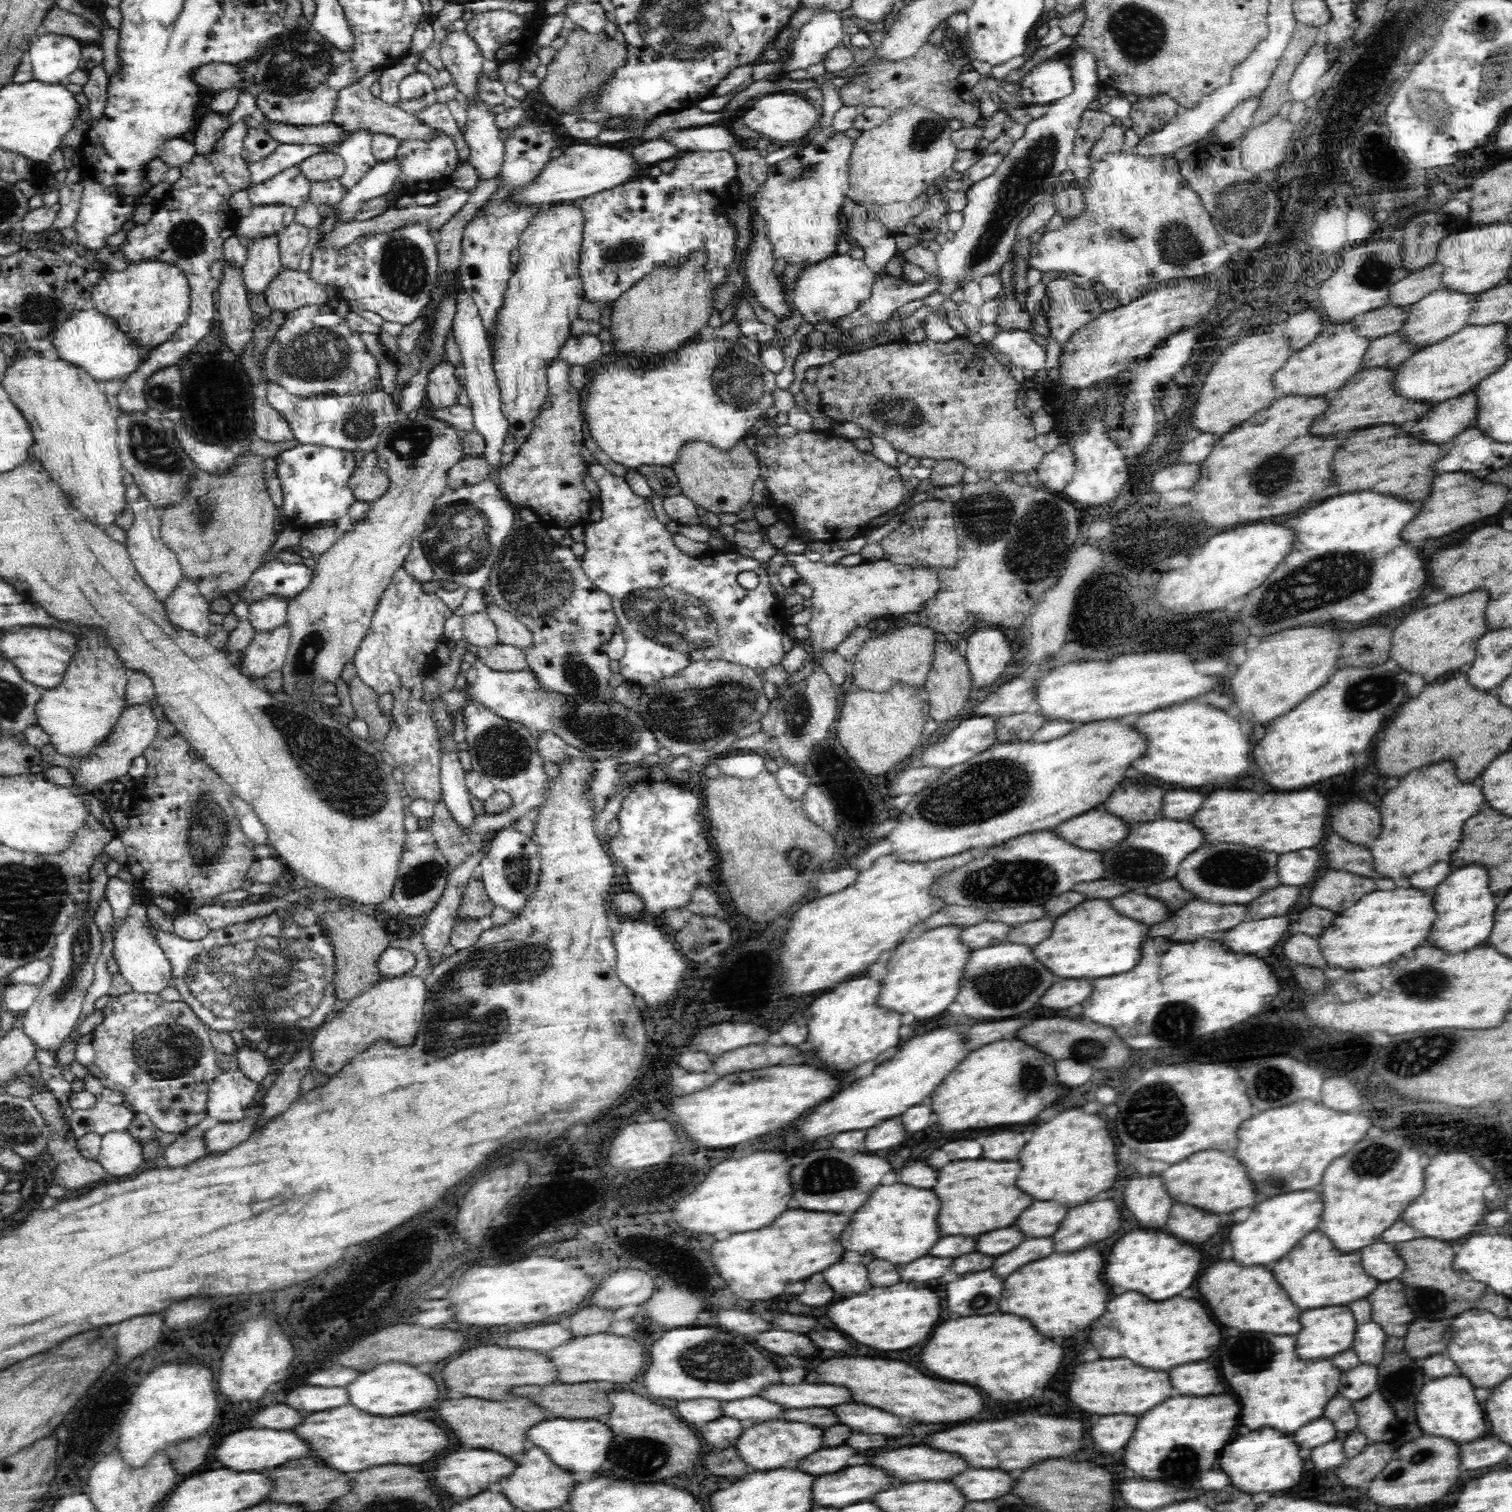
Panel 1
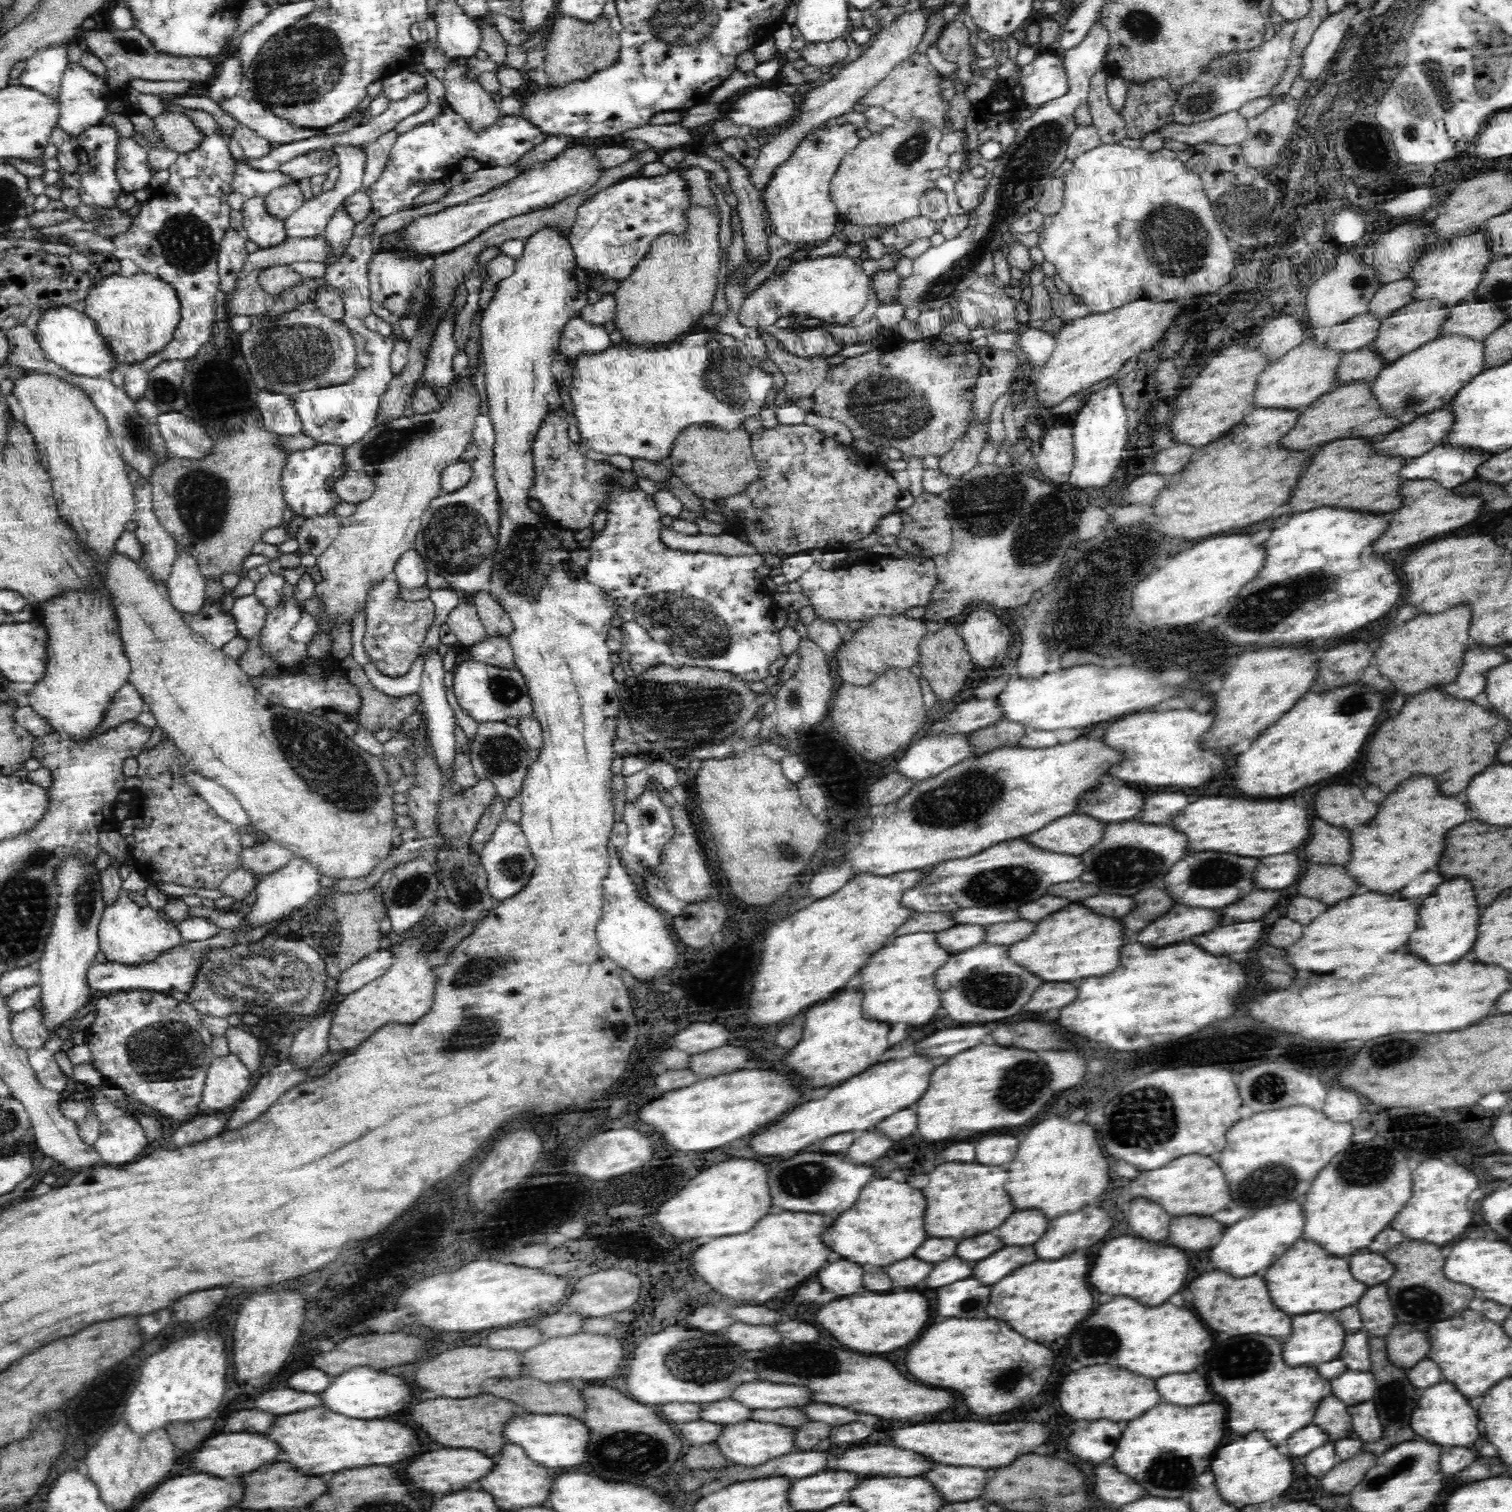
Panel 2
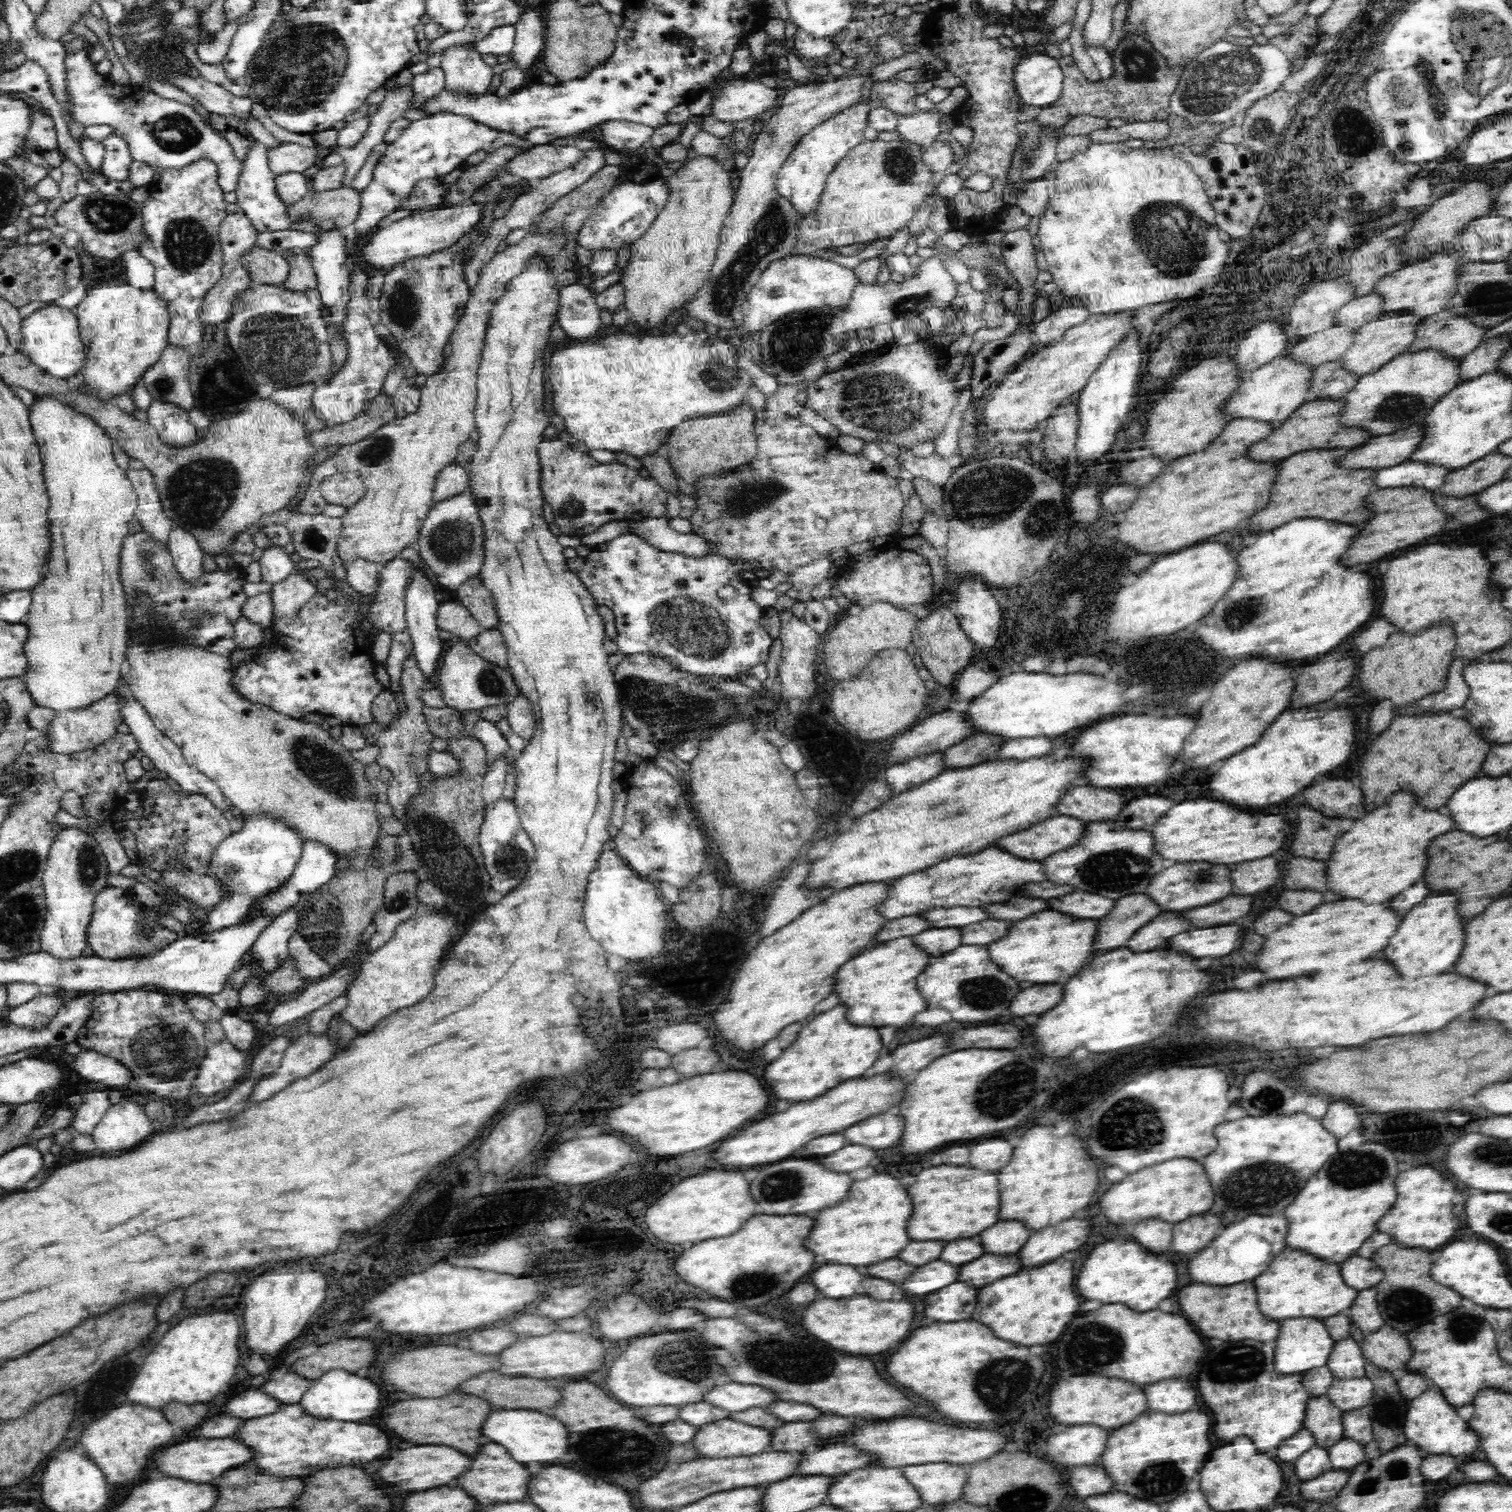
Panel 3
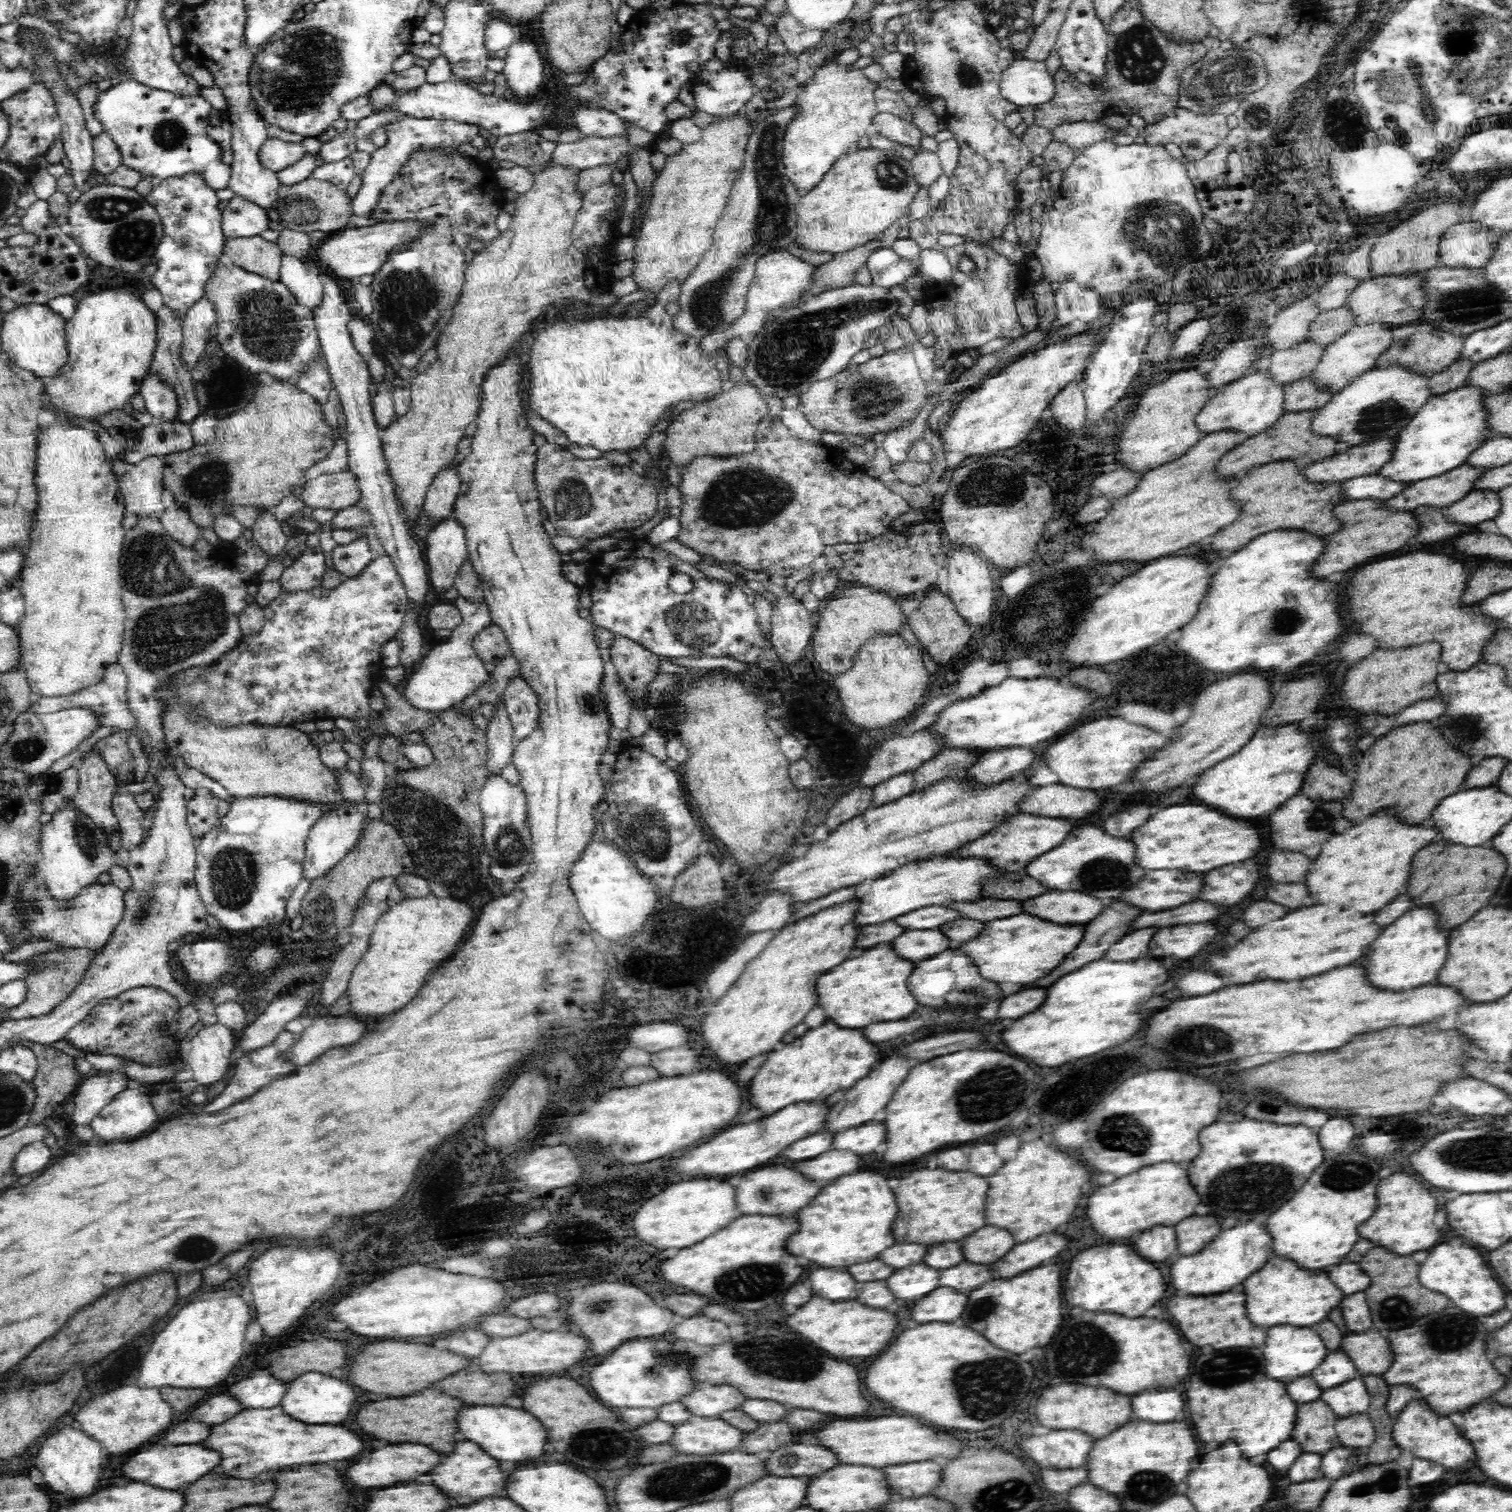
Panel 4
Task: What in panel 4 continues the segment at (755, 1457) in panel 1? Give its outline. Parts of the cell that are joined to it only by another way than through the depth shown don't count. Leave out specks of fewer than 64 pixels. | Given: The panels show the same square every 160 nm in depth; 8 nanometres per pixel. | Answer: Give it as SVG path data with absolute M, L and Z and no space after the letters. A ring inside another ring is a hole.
M691 1415L680 1426L674 1425L670 1446L679 1453L708 1455L738 1451L744 1440L744 1432L736 1430L720 1417L702 1418Z

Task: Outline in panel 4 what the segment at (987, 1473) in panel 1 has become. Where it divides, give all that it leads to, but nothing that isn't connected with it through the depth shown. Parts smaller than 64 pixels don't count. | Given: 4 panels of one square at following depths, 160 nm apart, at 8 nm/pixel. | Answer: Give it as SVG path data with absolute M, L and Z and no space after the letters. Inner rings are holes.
M922 1460L908 1462L908 1464L886 1465L886 1480L892 1488L892 1494L904 1498L916 1498L918 1496L930 1496L930 1492L938 1486L942 1480L942 1468L948 1462L932 1462Z

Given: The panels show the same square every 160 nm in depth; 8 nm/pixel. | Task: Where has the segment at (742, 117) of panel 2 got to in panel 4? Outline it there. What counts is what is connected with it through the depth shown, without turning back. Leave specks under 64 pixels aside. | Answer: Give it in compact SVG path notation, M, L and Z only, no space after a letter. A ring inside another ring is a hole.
M726 67L716 74L702 70L690 88L696 98L697 110L715 117L738 116L748 100L759 92L746 71L726 70Z

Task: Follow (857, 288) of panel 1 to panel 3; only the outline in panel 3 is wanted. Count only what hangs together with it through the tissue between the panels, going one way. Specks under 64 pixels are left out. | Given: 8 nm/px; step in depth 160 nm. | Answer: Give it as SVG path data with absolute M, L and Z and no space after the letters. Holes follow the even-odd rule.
M790 254L779 257L770 262L770 266L759 277L758 284L747 295L747 302L743 305L743 325L738 330L744 335L756 336L762 328L790 312L820 309L824 305L834 306L836 309L846 306L859 282L854 269L841 266L832 260L822 259L815 254L796 256Z

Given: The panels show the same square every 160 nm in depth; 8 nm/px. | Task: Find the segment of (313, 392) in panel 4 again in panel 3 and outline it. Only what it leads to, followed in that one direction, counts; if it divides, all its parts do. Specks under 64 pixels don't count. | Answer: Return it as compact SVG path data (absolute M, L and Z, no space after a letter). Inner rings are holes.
M310 382L310 384L300 384L300 386L292 386L292 388L270 389L266 398L268 400L277 401L282 408L290 409L298 414L302 422L307 419L308 409L312 404L312 393L318 382Z

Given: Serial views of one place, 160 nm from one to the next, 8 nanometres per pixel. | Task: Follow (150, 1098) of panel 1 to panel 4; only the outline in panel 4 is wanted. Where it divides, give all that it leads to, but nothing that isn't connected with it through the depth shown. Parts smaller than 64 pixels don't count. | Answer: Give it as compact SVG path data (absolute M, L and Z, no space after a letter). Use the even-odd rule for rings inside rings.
M154 986L130 988L114 998L104 999L86 1015L82 1022L67 1032L65 1041L73 1047L94 1054L112 1054L138 1064L158 1064L180 1058L176 1039L176 1014L180 1010L174 995ZM167 1024L171 1035L164 1035L160 1026Z

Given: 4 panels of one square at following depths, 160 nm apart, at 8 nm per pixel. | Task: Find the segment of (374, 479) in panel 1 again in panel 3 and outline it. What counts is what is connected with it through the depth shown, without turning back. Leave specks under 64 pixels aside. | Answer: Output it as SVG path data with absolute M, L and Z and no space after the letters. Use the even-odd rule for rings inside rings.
M358 471L338 472L324 478L320 485L320 492L327 504L339 504L349 509L366 494L366 485Z

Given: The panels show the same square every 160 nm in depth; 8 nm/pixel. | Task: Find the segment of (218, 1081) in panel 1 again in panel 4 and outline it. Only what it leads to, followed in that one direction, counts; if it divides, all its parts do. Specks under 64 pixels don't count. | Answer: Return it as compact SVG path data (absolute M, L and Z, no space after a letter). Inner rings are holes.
M223 1024L204 1025L190 1040L192 1050L184 1059L192 1068L193 1080L202 1088L222 1080L230 1068L235 1044L235 1034Z

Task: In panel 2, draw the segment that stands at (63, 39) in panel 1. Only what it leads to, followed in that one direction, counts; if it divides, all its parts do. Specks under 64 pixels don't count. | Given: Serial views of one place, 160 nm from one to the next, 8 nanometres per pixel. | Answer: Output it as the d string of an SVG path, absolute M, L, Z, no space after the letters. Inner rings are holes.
M53 44L36 51L25 60L26 66L18 85L32 88L50 97L58 97L64 70L71 63L66 44Z

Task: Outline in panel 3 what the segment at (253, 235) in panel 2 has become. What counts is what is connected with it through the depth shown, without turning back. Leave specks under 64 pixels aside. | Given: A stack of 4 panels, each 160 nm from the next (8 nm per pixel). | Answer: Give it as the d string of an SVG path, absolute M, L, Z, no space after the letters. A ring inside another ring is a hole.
M254 140L254 144L250 144L250 150L246 152L246 158L242 161L242 174L238 178L238 186L235 190L237 203L242 208L242 212L259 233L286 230L291 225L290 217L286 212L286 204L278 196L275 185L277 175L270 170L267 154L268 149L263 143Z

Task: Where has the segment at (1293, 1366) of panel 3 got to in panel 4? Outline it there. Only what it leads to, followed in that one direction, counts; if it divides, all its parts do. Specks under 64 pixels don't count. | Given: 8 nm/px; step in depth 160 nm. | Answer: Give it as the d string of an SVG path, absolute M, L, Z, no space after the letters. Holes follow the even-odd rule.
M1286 1324L1270 1328L1268 1340L1264 1346L1264 1358L1266 1358L1266 1374L1274 1380L1292 1382L1296 1378L1310 1375L1310 1372L1320 1366L1329 1351L1320 1335L1312 1328L1290 1328Z

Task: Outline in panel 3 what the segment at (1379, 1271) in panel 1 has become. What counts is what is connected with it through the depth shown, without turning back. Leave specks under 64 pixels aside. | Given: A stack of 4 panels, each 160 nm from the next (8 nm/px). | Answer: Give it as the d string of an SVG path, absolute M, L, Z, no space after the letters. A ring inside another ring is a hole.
M1352 1256L1342 1264L1342 1276L1344 1282L1354 1288L1354 1290L1366 1290L1376 1286L1382 1280L1382 1272L1370 1264L1368 1258L1362 1256Z

